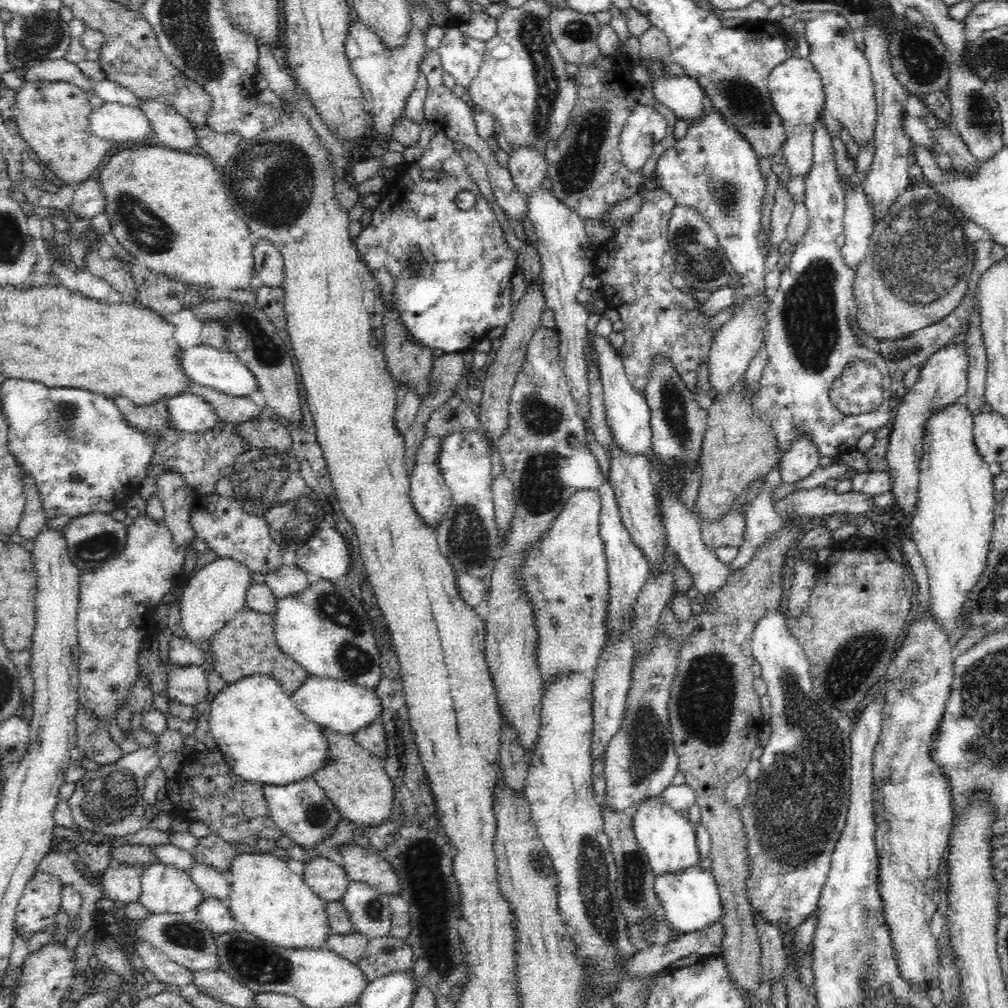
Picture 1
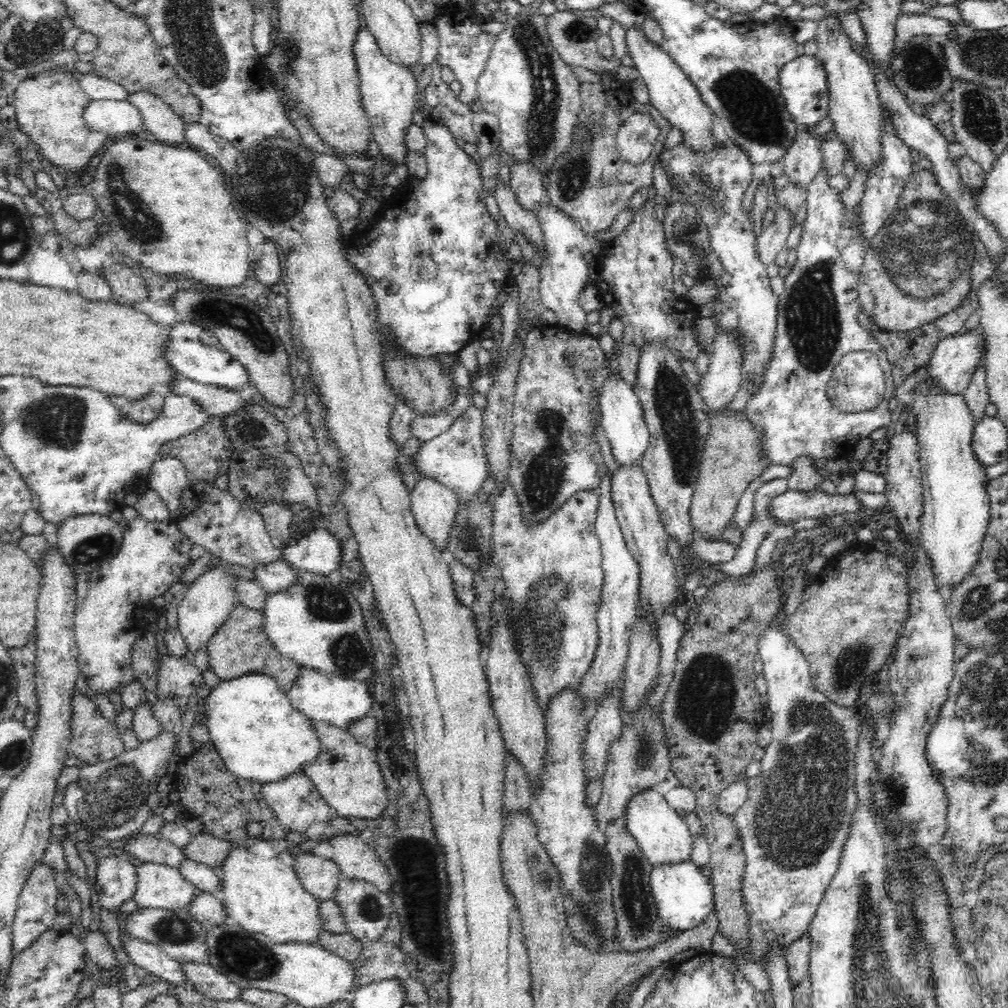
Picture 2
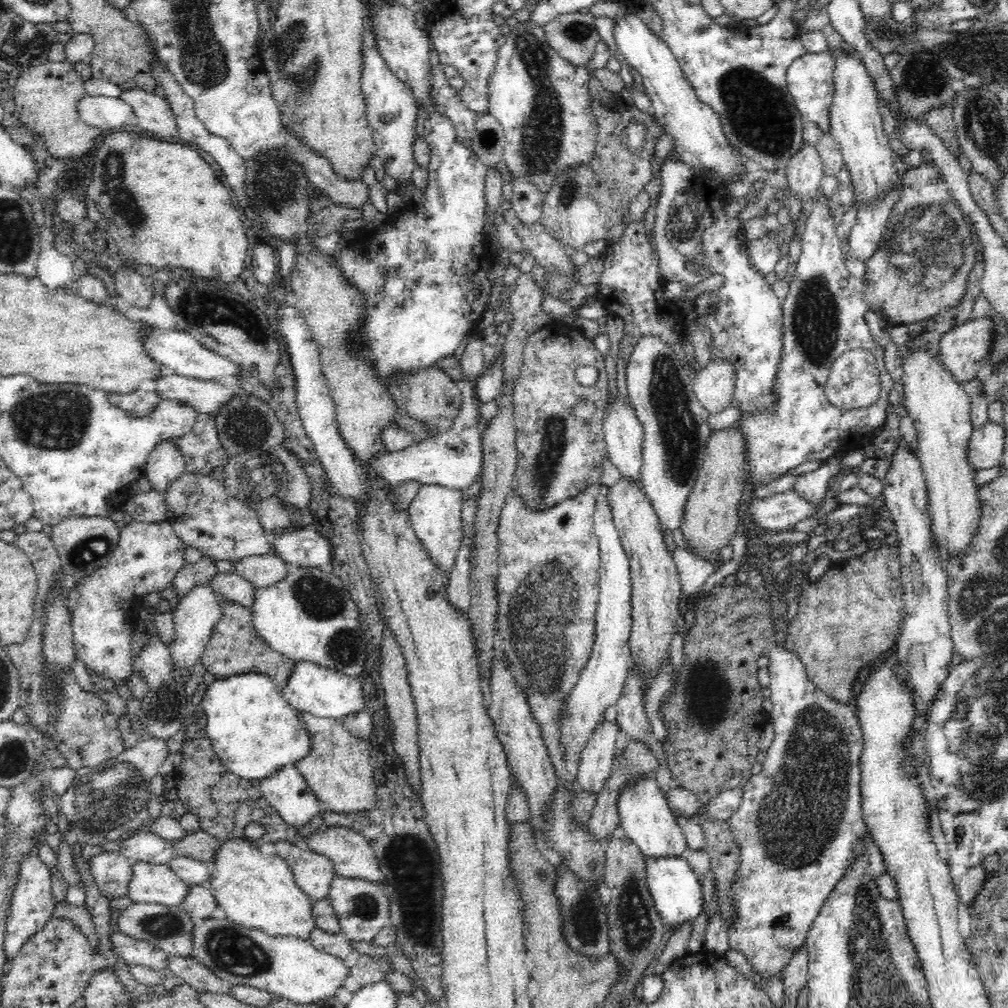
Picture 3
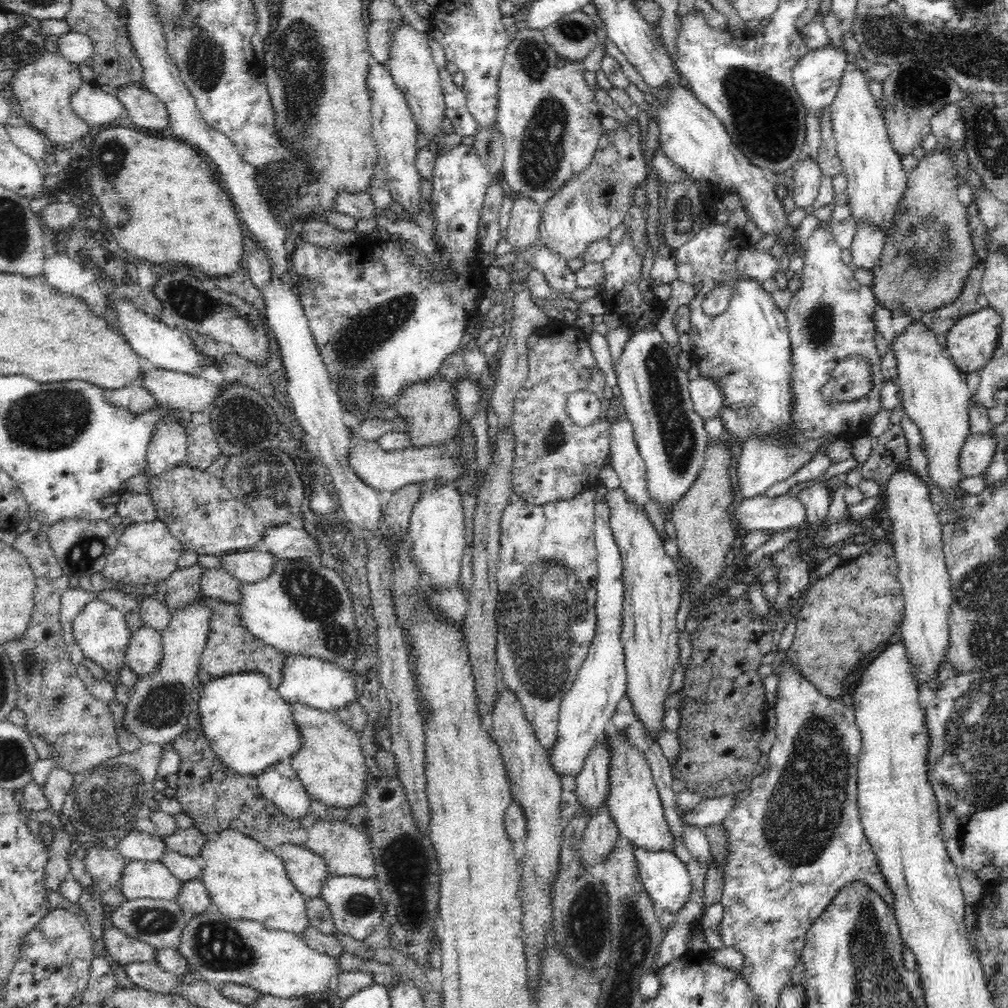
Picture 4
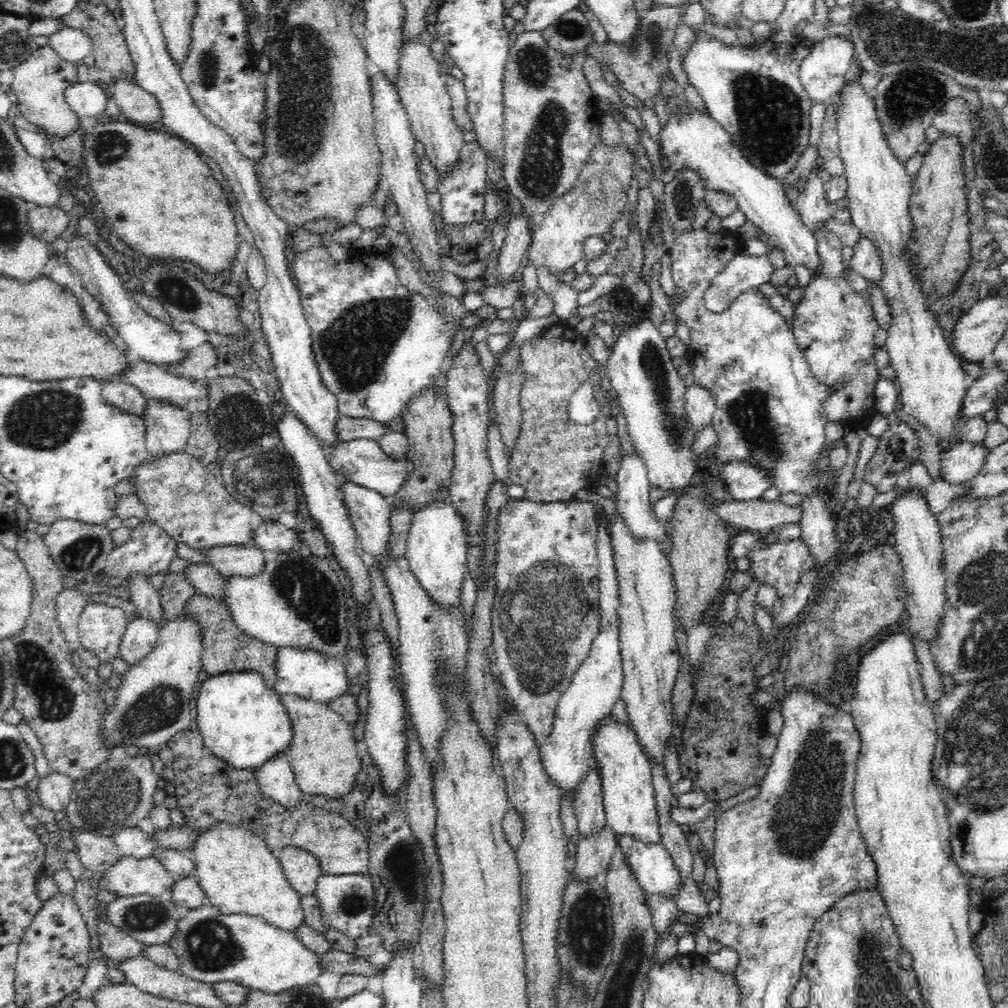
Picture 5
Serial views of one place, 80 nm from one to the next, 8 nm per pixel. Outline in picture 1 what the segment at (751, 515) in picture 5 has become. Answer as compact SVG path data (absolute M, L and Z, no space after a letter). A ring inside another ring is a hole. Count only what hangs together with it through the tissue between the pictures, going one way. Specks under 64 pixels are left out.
M823 486L808 490L799 489L790 492L773 504L773 508L781 512L784 508L796 509L796 512L806 518L829 518L832 515L857 519L864 512L874 508L872 495L854 492L838 494Z

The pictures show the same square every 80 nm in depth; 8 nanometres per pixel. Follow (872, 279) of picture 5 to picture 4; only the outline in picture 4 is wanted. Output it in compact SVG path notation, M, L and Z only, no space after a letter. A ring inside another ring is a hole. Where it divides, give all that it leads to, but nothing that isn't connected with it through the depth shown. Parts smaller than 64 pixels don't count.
M871 222L858 224L849 248L852 254L851 264L864 271L874 269L876 261L882 255L887 235L877 224L871 224Z

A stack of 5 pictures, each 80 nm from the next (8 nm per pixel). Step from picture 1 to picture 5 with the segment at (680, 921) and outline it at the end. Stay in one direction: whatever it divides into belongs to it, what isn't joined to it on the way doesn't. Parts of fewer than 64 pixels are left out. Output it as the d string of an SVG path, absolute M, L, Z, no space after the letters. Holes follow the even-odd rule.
M617 835L617 846L625 854L627 865L647 894L677 900L685 884L668 849L660 843L639 842L630 835Z

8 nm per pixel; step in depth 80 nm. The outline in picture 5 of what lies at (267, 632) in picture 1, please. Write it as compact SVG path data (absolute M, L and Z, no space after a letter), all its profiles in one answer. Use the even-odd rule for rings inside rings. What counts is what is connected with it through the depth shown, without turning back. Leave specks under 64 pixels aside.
M196 593L185 602L182 615L196 617L201 623L204 646L201 652L201 670L212 676L229 672L256 671L262 673L265 683L270 688L274 688L277 679L277 647L242 632L233 620L228 604Z

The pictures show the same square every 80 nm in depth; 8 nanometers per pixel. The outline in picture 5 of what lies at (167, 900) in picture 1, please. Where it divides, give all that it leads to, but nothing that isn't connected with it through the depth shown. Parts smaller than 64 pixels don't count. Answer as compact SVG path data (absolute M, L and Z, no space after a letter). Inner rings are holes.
M153 856L134 858L120 857L106 872L102 873L99 889L118 894L120 897L138 895L158 896L173 890L174 878Z

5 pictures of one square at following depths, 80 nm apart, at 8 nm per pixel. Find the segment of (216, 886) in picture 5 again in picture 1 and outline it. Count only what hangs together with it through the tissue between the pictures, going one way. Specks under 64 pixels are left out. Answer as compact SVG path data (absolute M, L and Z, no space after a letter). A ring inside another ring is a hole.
M249 851L237 854L230 863L230 894L229 911L239 927L246 932L258 936L259 939L273 945L298 949L320 949L328 942L328 936L332 934L325 911L326 900L306 885L304 876L298 876L288 869L286 858L280 858L271 853L258 853Z

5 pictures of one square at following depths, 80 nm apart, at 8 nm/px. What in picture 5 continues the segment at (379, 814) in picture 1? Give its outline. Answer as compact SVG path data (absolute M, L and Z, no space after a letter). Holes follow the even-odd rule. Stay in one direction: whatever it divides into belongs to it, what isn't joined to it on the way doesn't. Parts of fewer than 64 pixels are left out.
M281 695L286 712L289 713L290 722L293 725L293 746L284 752L295 773L297 786L307 797L309 795L322 795L328 800L334 800L346 796L357 784L357 774L362 768L362 760L357 754L357 742L352 729L352 724L347 723L342 715L332 710L327 704L314 703L302 699L298 695Z

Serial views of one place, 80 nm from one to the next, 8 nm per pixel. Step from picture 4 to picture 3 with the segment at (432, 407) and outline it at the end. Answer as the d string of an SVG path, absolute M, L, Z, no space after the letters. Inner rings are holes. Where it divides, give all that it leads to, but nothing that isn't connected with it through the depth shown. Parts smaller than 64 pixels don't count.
M436 364L413 371L395 371L387 377L387 382L388 393L398 411L431 426L433 431L429 434L430 437L450 428L451 421L457 416L463 404L463 393L458 388L458 383L452 382L450 375L439 369Z

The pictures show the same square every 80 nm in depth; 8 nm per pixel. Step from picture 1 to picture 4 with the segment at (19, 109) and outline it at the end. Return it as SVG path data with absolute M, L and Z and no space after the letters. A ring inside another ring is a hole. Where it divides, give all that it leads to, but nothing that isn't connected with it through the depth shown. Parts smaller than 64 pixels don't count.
M48 50L39 57L14 73L11 80L14 98L20 102L22 116L30 126L44 132L58 148L70 148L72 142L88 134L88 123L73 111L70 102L73 94L82 86L79 66L66 61L60 53Z

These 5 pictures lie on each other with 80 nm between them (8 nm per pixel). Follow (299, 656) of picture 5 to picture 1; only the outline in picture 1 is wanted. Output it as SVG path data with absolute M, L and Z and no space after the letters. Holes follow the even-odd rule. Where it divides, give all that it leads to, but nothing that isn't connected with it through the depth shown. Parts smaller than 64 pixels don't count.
M310 675L291 696L298 710L301 710L308 720L326 727L327 730L338 731L339 735L354 736L358 730L364 730L366 726L380 721L382 707L377 693L374 689L354 683Z

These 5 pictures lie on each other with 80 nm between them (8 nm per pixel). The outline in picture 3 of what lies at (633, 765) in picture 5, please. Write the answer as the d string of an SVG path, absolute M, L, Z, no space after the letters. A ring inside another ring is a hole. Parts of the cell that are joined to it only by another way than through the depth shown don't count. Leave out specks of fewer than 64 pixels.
M644 779L620 794L618 817L619 831L640 847L647 858L678 858L684 857L688 850L688 840L680 825L680 820L668 805L667 798L652 779Z

